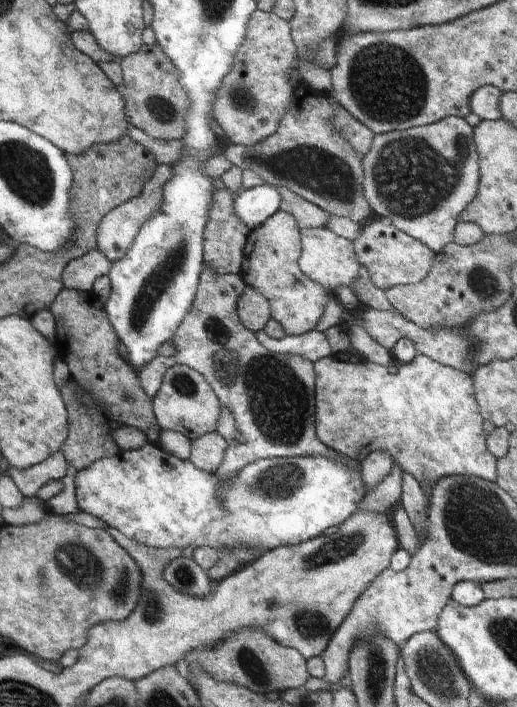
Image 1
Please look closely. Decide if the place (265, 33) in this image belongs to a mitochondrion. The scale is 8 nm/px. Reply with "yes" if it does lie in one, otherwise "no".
no

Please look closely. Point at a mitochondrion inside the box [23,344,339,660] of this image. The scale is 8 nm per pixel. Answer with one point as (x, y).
(76, 560)

